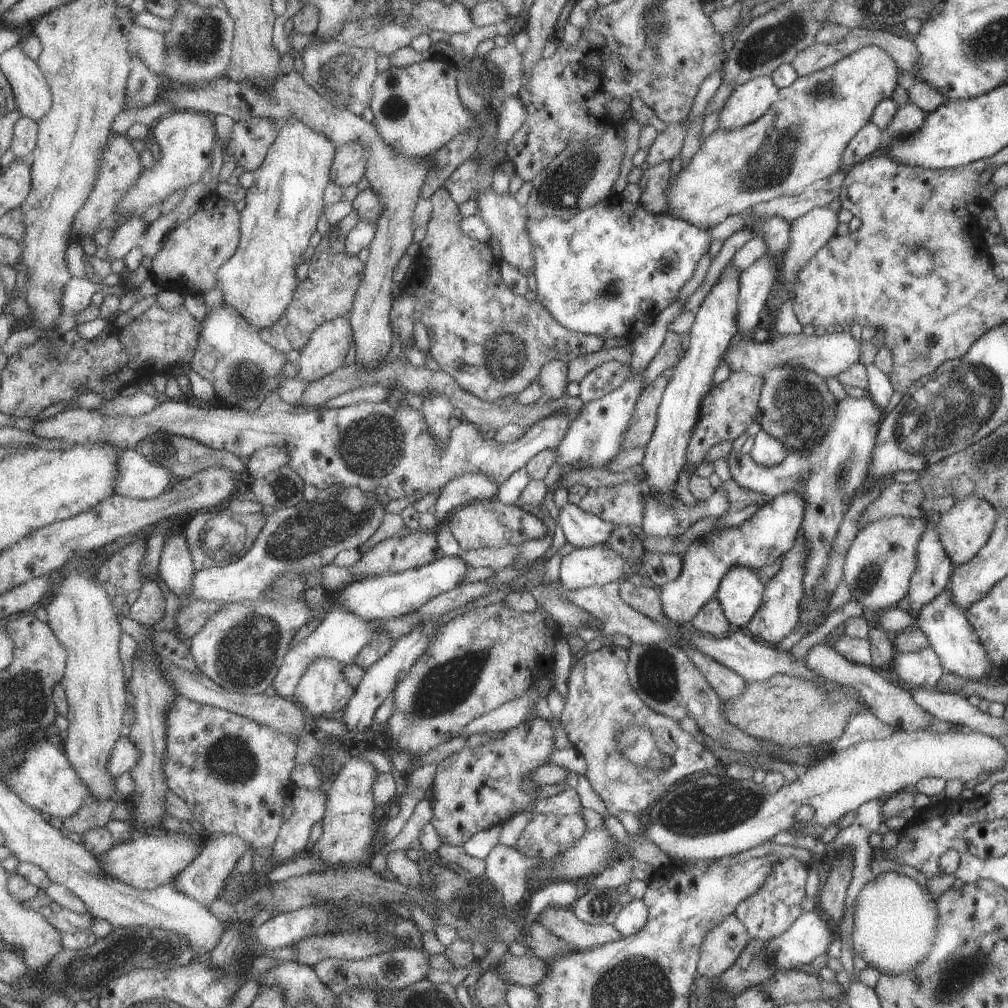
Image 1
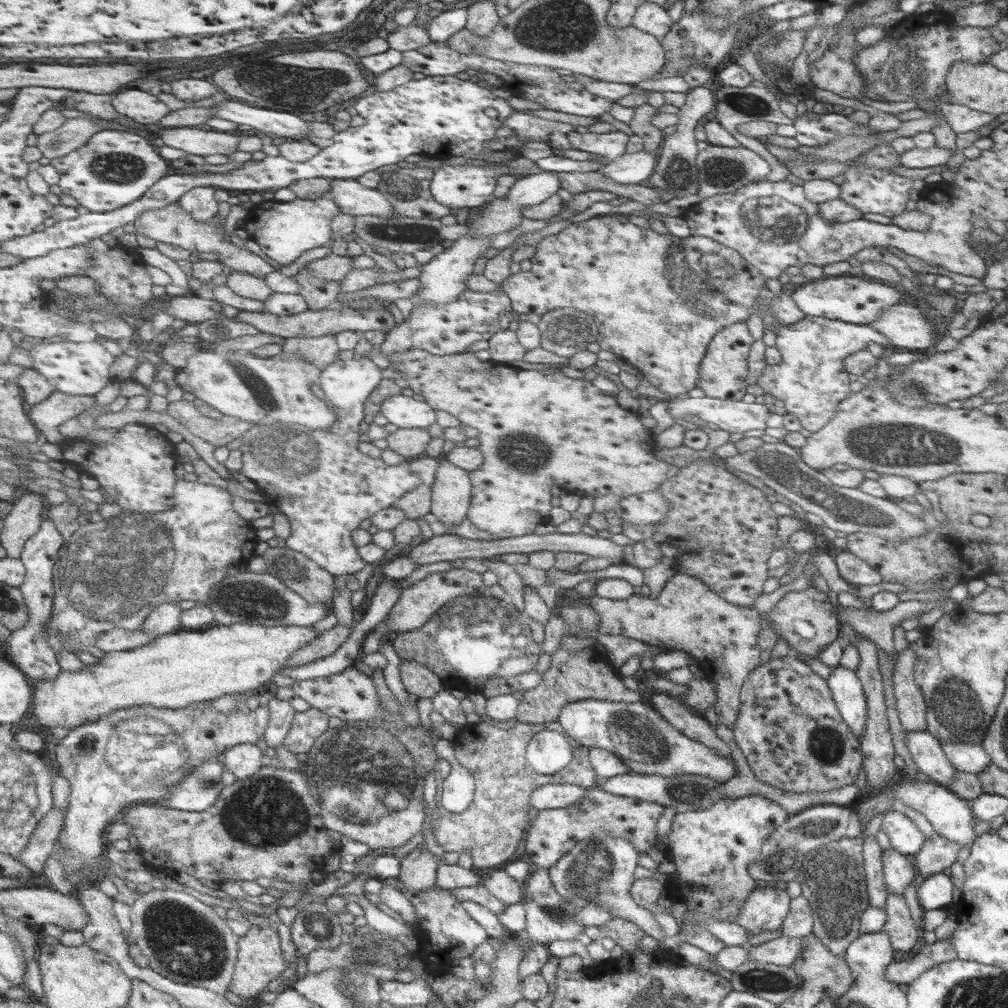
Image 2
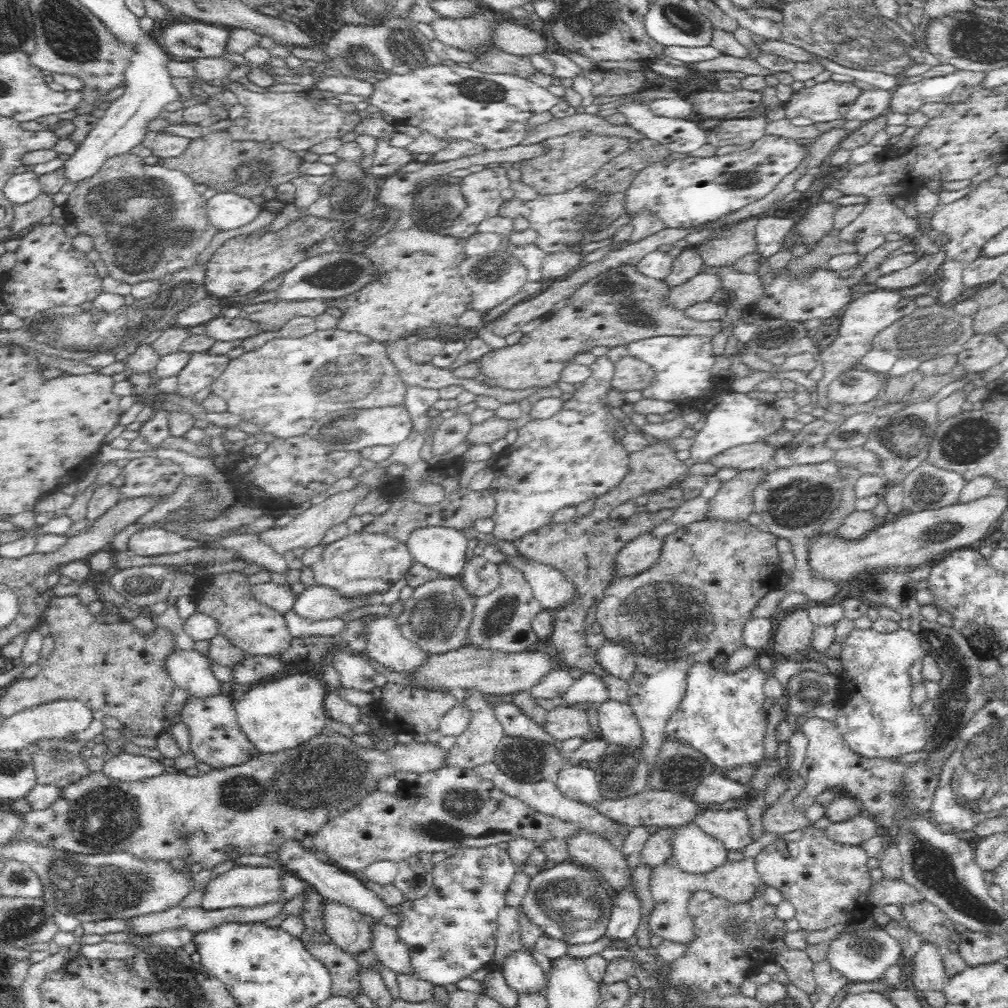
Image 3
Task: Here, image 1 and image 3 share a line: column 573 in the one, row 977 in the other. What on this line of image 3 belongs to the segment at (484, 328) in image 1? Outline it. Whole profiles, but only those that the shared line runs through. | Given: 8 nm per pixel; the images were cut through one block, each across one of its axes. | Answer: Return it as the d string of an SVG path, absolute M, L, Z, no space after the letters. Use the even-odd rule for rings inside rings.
M309 889L305 896L303 907L303 912L299 914L304 925L303 931L300 935L303 945L330 973L332 996L344 996L355 999L360 993L362 993L359 973L361 966L352 953L346 952L344 949L338 947L338 945L332 941L332 937L328 935L326 925L324 925L323 896L319 892Z

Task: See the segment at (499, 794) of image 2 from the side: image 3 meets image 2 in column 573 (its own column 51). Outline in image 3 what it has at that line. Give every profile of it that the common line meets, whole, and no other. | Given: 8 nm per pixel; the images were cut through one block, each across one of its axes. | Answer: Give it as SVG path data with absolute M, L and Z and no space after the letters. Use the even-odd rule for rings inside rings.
M93 720L83 732L72 734L68 738L52 738L52 740L38 740L34 741L34 744L26 746L24 750L30 753L32 757L32 763L34 771L36 772L37 784L52 784L58 786L61 790L70 784L78 782L78 780L89 776L89 771L86 759L80 756L80 749L87 746L87 742L95 738L102 730L106 730L102 721ZM59 750L62 755L60 761L54 759L54 753Z

